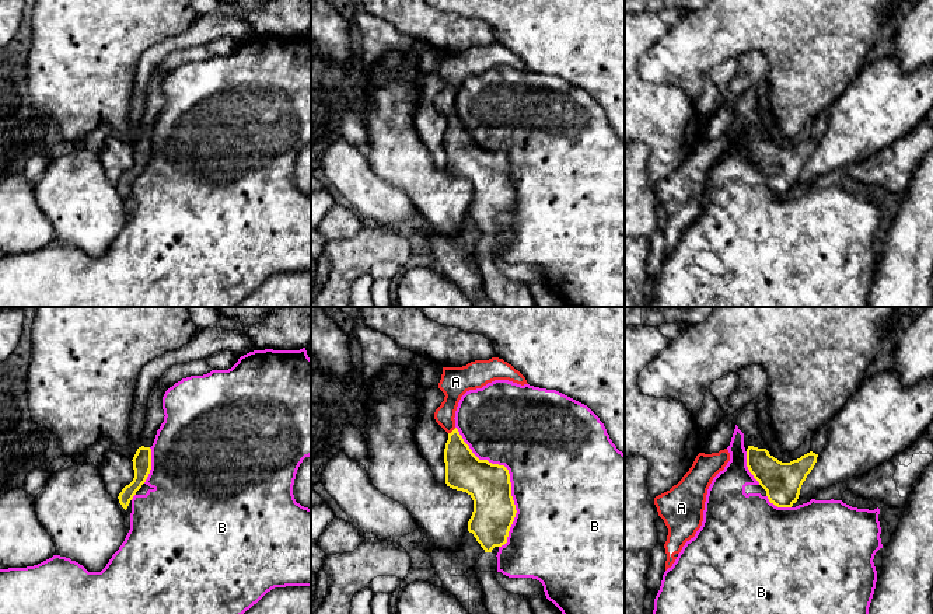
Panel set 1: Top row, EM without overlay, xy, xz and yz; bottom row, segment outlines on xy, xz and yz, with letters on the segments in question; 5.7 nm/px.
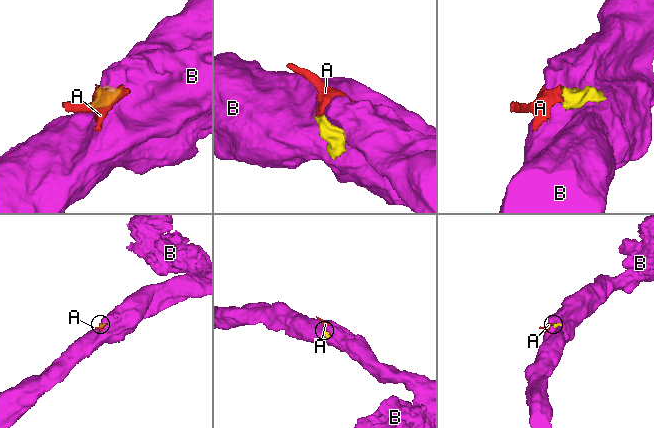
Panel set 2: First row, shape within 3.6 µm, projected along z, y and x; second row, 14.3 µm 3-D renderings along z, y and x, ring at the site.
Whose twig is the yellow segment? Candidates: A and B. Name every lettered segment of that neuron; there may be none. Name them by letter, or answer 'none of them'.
A

